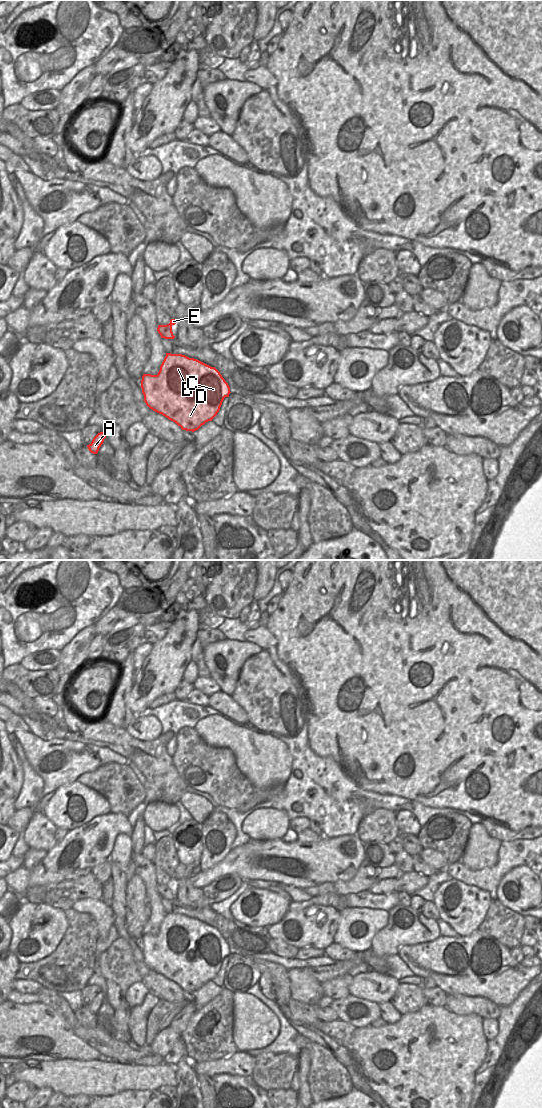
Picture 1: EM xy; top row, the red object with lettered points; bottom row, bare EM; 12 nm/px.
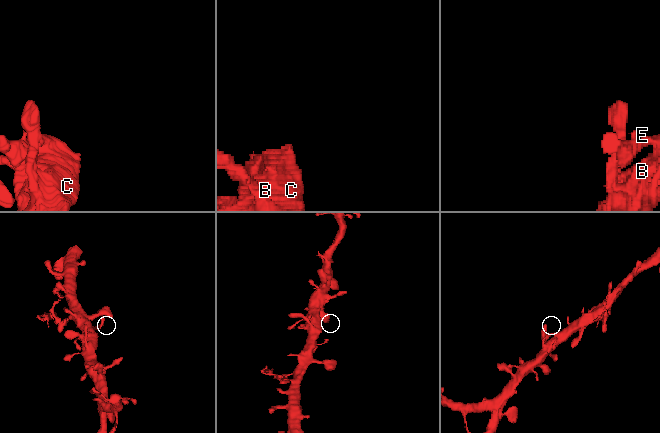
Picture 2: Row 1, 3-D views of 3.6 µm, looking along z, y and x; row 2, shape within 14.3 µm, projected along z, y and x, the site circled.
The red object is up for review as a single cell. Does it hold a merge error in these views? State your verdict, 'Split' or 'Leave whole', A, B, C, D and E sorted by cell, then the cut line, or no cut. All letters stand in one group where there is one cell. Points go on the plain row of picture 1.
Leave whole. Groups: A B C D E. No split.

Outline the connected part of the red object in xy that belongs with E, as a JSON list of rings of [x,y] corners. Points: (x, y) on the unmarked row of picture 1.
[[[171,879],[170,883],[167,885],[158,885],[157,891],[160,894],[161,898],[165,899],[174,899],[175,896],[172,892],[172,886],[176,884],[175,879]]]

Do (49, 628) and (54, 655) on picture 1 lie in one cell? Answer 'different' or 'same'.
different

